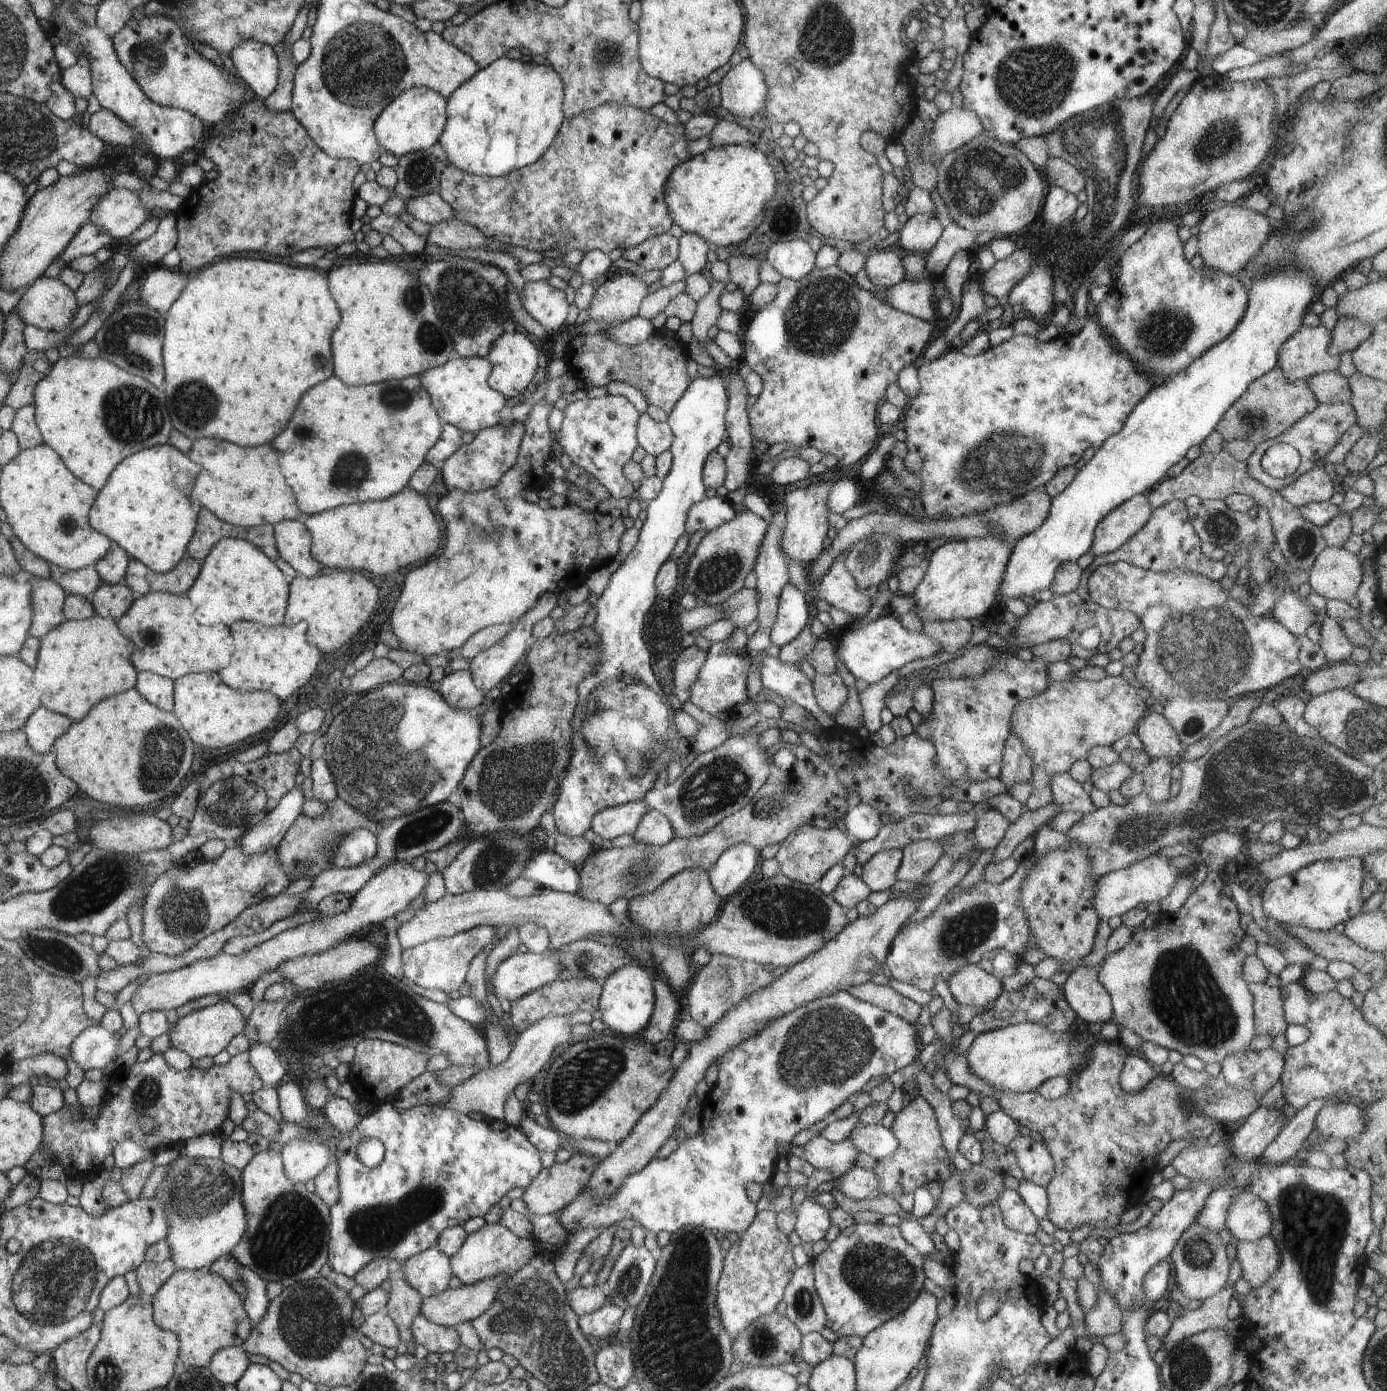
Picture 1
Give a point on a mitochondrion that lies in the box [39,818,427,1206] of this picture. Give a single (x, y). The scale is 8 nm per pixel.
(100, 883)

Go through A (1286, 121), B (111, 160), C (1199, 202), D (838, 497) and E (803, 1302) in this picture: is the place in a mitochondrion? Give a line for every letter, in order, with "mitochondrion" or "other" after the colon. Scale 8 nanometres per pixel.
A: other
B: other
C: other
D: other
E: mitochondrion

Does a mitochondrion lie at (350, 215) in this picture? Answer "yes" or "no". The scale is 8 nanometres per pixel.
no

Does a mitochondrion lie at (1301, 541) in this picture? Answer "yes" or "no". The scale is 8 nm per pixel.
yes

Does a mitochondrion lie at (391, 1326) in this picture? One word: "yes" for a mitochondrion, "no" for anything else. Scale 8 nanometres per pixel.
no

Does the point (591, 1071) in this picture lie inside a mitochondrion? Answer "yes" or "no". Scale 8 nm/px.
yes

